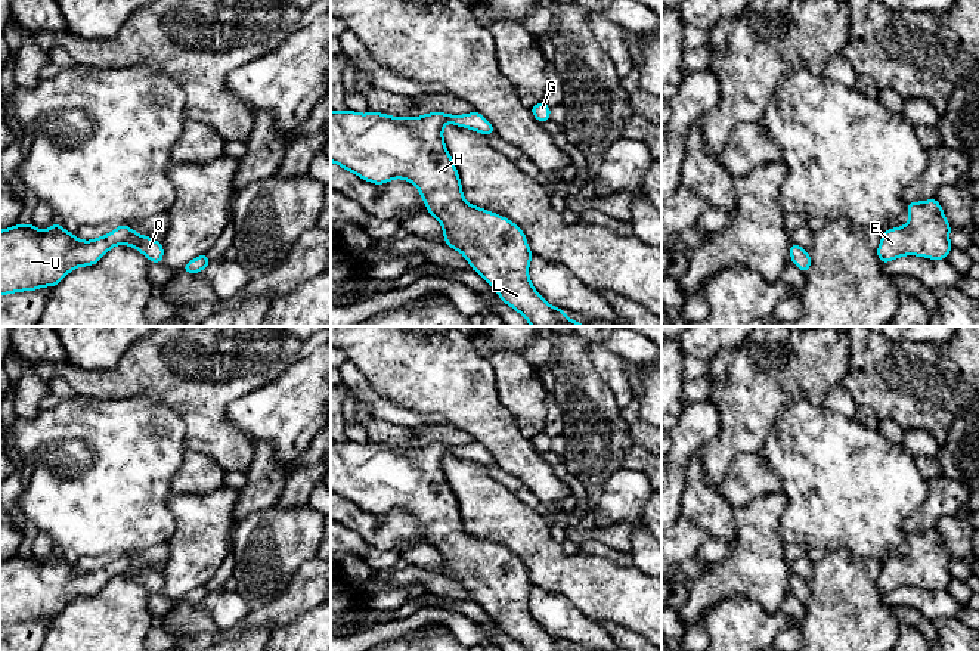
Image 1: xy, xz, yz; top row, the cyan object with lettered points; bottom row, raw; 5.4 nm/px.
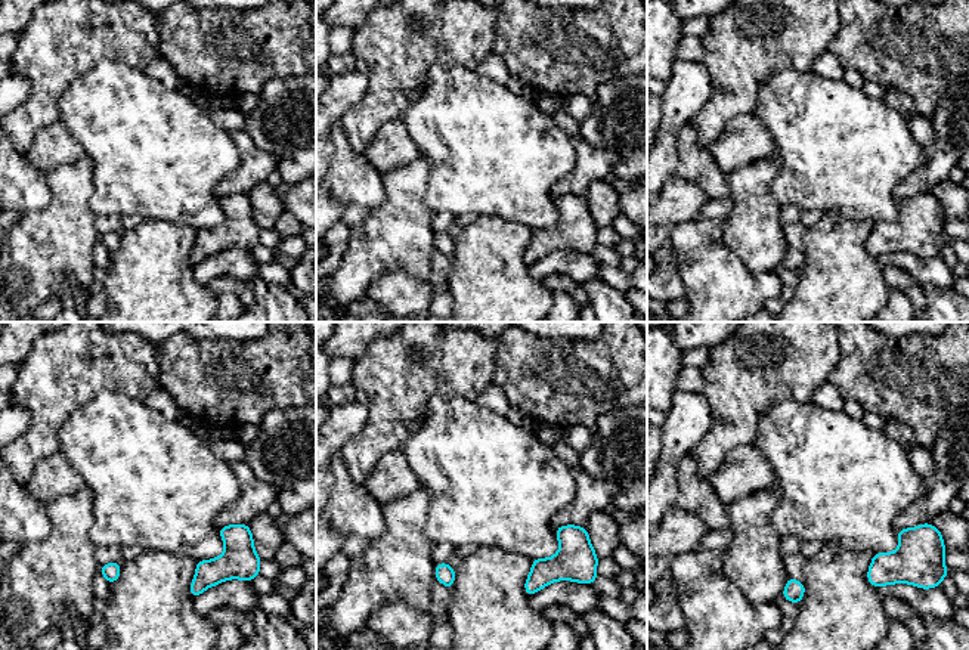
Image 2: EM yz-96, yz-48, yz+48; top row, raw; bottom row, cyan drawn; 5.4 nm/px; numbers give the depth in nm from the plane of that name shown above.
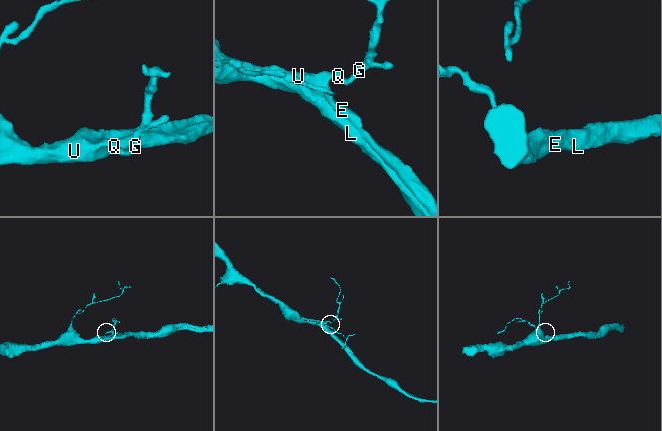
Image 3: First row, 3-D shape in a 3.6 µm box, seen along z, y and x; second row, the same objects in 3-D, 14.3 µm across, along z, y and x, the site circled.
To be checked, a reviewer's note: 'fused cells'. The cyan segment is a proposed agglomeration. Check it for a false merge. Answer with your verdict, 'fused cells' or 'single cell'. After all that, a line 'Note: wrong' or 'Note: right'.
single cell
Note: wrong

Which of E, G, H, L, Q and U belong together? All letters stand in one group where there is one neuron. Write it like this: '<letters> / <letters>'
E G H L Q U

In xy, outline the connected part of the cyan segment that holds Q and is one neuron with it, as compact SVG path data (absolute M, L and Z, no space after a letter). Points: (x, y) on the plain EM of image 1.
M16 555L0 561L0 626L53 619L75 598L96 595L112 577L126 574L149 592L162 593L162 574L120 555L93 571L80 571L62 555L38 561Z

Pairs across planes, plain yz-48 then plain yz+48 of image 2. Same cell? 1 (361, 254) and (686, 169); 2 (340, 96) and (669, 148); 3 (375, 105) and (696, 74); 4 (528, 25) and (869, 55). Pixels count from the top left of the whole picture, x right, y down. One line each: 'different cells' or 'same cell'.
1: different cells
2: same cell
3: different cells
4: same cell

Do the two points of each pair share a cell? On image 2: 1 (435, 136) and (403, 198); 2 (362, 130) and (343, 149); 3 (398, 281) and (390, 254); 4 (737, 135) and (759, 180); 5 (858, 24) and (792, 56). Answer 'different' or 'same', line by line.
1: different
2: different
3: different
4: different
5: different

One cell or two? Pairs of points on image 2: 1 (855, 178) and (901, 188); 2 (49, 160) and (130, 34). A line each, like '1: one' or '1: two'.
1: two
2: two

